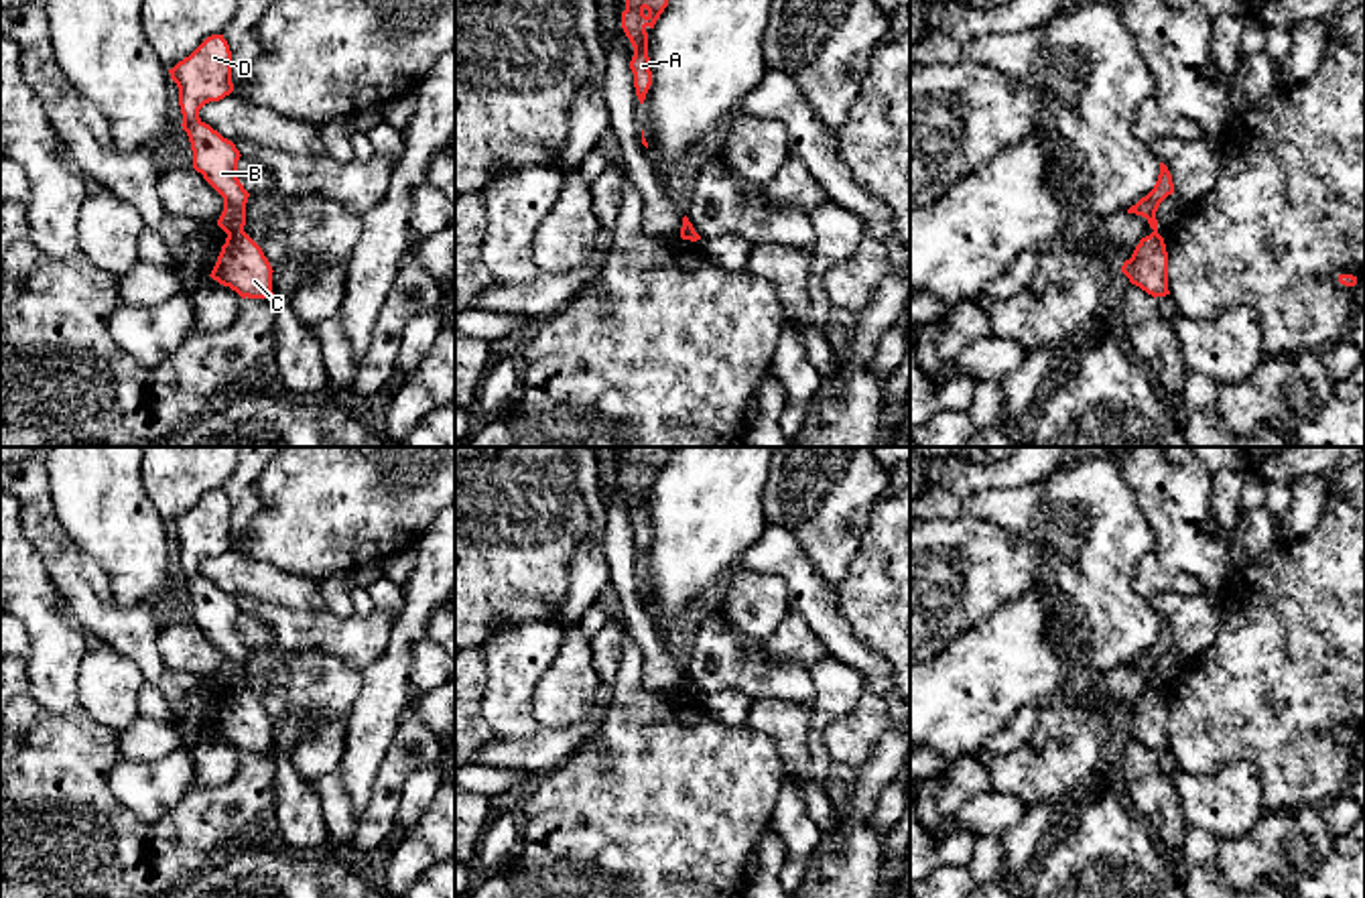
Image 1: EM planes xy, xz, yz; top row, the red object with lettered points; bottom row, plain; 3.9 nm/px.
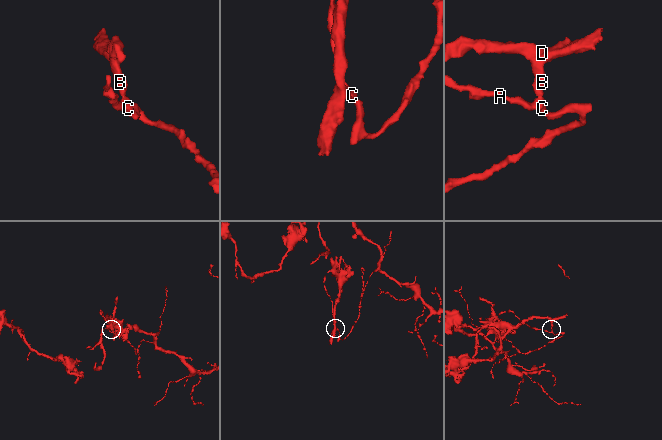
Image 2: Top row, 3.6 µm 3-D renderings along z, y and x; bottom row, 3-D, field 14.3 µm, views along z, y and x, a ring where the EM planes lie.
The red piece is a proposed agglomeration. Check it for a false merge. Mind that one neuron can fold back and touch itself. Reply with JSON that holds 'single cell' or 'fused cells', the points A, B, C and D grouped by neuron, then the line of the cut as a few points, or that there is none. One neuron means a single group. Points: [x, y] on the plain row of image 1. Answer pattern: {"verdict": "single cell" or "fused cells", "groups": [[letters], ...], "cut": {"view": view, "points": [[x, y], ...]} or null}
{"verdict": "fused cells", "groups": [["A", "C"], ["B", "D"]], "cut": {"view": "xy", "points": [[242, 685], [228, 691]]}}

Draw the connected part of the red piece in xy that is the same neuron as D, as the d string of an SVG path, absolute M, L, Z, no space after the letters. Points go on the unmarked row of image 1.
M223 490L207 492L189 512L169 524L179 542L183 585L193 605L193 624L223 652L217 681L230 691L244 687L250 648L238 634L240 605L199 573L209 557L234 547L232 506Z

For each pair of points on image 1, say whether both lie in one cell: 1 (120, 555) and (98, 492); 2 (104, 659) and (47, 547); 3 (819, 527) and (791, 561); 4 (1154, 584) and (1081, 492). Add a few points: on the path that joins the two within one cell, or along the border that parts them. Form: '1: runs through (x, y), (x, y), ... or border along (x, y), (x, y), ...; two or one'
1: runs through (120, 539), (120, 527), (104, 508); one
2: border along (94, 640), (114, 647), (137, 669); two
3: border along (770, 523), (783, 525), (797, 539), (831, 586); two
4: border along (1152, 551), (1134, 582), (1148, 602); two

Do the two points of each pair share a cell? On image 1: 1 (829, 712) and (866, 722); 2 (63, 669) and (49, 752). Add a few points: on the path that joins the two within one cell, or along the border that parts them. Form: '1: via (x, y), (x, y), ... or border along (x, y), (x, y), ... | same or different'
1: border along (866, 691), (848, 714), (829, 724) | different
2: border along (27, 675), (43, 708), (78, 710) | different

